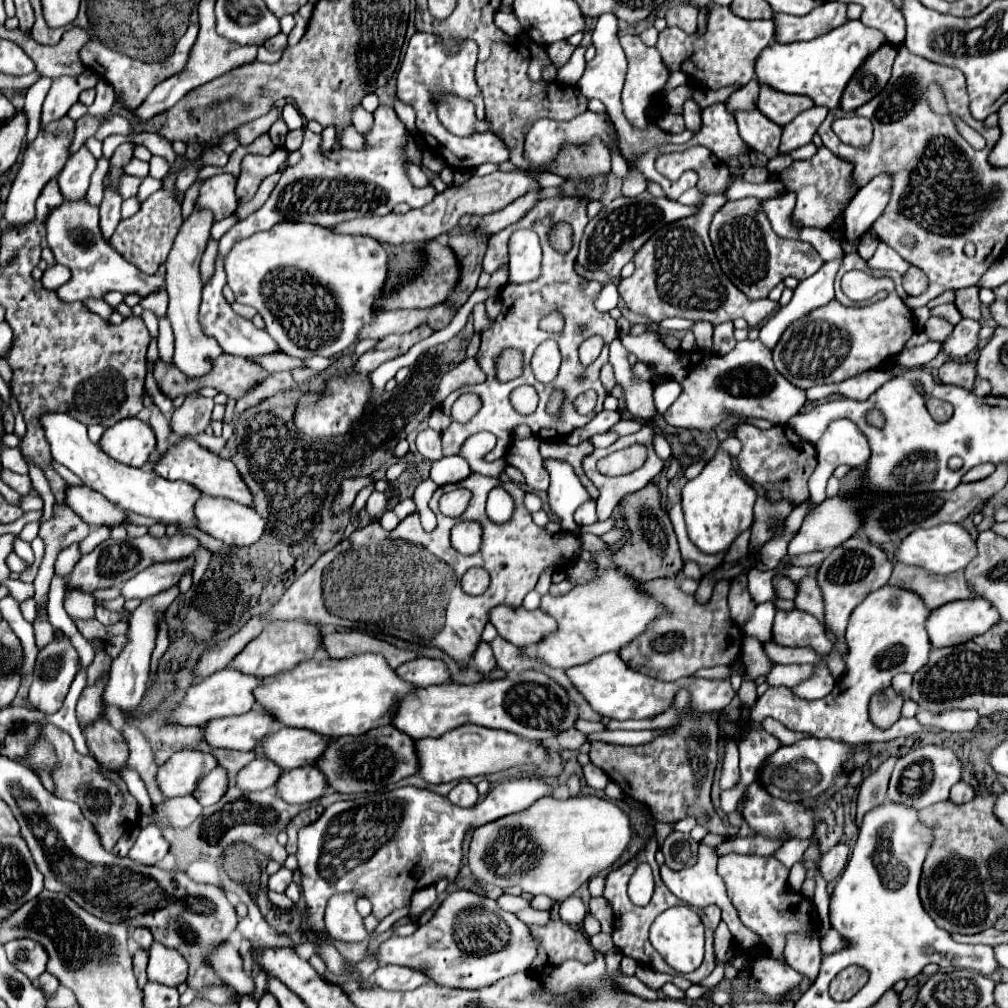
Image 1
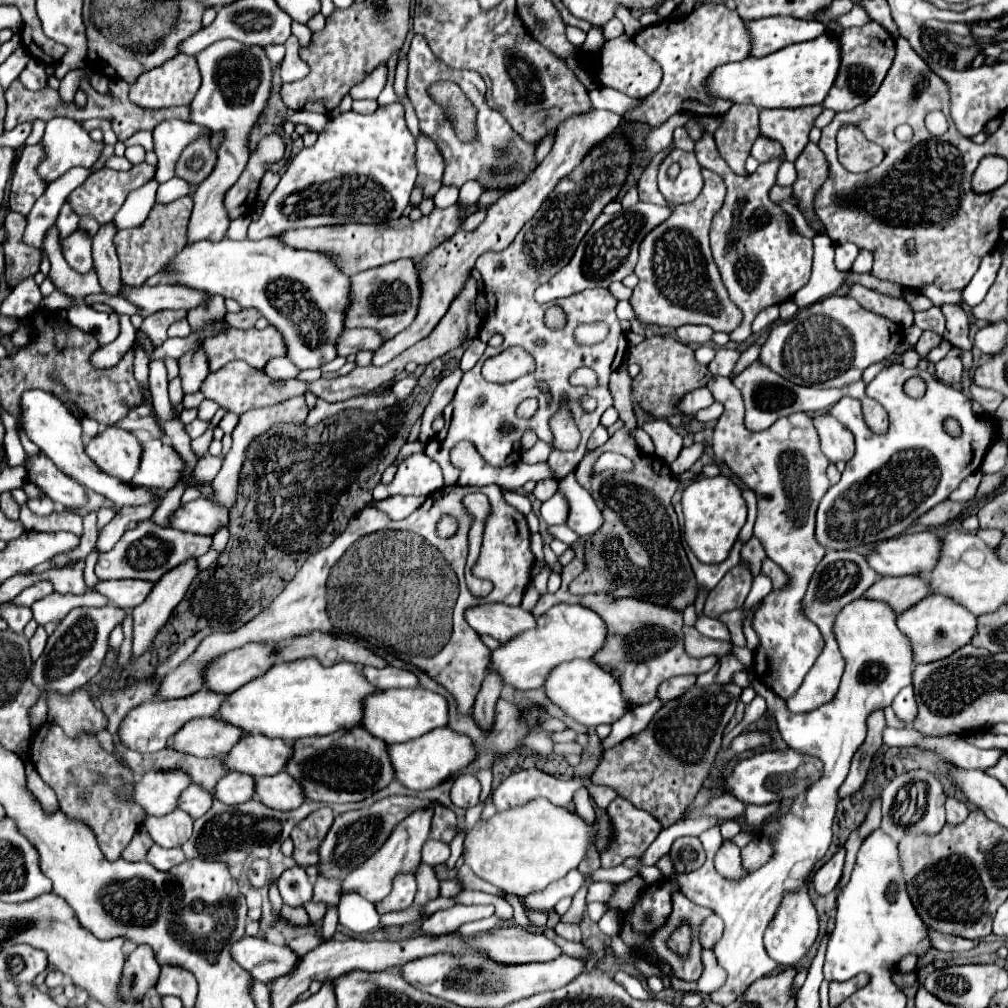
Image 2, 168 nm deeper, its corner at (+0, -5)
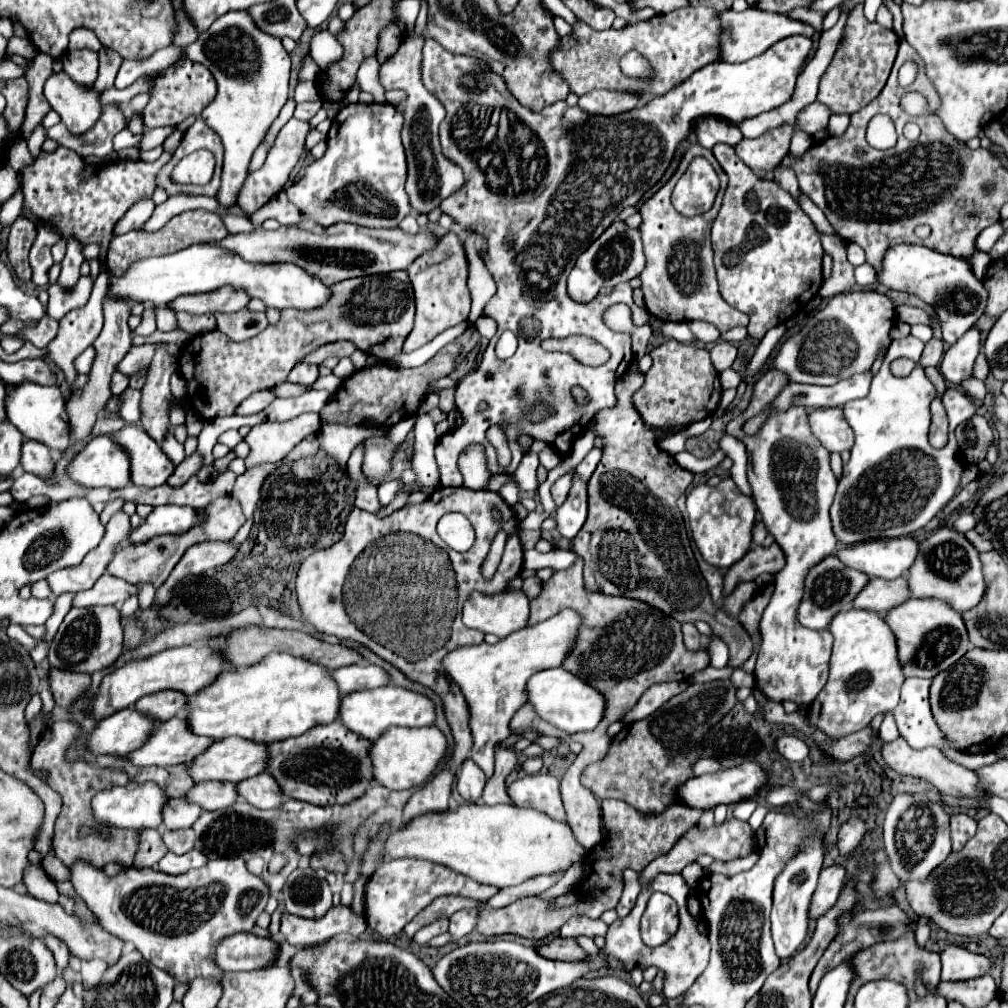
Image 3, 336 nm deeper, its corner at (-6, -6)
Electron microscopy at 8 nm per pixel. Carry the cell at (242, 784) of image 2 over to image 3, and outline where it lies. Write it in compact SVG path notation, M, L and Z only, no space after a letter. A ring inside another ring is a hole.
M203 781L197 783L191 793L185 795L189 801L197 801L205 811L225 809L237 801L237 783L229 781Z

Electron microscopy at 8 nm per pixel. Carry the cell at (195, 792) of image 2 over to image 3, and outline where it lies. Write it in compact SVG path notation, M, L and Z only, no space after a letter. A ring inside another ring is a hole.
M185 797L179 799L169 799L167 809L163 809L163 827L165 829L185 829L191 827L203 809L197 803L187 801Z

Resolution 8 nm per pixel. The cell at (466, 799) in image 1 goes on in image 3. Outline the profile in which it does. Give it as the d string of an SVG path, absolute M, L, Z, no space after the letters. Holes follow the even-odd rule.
M467 757L459 769L459 775L457 775L459 795L469 803L477 803L481 799L485 783L487 783L485 773Z

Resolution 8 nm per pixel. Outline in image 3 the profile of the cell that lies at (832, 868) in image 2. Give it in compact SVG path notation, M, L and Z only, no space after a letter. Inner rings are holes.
M831 865L831 867L821 869L819 885L811 901L811 919L821 917L837 901L845 879L847 879L845 865Z

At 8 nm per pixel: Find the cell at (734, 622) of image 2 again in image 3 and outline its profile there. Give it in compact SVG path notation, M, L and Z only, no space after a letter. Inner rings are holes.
M625 373L615 385L619 405L615 409L603 409L593 420L593 429L605 439L603 459L589 479L589 517L573 539L571 549L585 559L583 579L587 591L645 601L673 615L679 623L705 621L729 645L729 665L739 667L749 659L753 641L743 625L725 615L709 597L675 503L691 485L693 473L679 467L659 445L655 447L653 431L643 423L631 401L631 395L641 385L641 373ZM583 537L591 537L589 547L583 547Z

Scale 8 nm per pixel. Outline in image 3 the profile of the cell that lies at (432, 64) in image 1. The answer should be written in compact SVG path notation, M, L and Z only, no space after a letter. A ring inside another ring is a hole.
M431 37L425 39L423 63L421 63L421 83L425 85L427 91L431 91L441 101L441 105L447 111L445 119L441 121L441 131L439 131L441 147L443 147L443 153L447 153L447 157L451 157L455 163L459 163L465 173L463 187L455 191L455 195L443 199L441 211L449 213L465 229L473 229L475 233L481 233L487 237L489 249L487 249L485 265L497 283L497 293L483 309L485 315L497 321L497 335L489 341L483 353L481 365L477 369L481 373L469 373L457 385L455 405L463 417L463 423L457 429L439 437L439 443L435 447L435 459L441 469L441 483L445 487L463 485L461 473L457 469L457 455L459 455L459 449L467 447L467 443L485 445L489 467L495 473L501 473L501 471L513 473L523 455L519 447L521 435L529 435L533 439L545 441L547 445L555 447L565 459L572 452L573 439L579 437L591 425L595 415L601 409L609 409L617 405L613 387L615 387L615 381L629 369L629 363L633 359L631 337L629 333L611 331L603 321L603 313L615 303L625 303L631 307L633 325L647 323L647 313L643 307L637 307L633 303L633 297L631 297L633 289L629 287L629 283L617 285L609 294L599 293L589 303L571 301L565 291L565 281L567 281L569 271L575 265L575 259L591 245L591 241L595 241L611 225L611 221L617 219L623 207L635 205L643 197L643 193L663 177L677 145L689 135L691 125L697 117L715 115L715 117L723 117L725 121L739 123L741 119L749 119L759 113L781 107L783 103L787 103L793 97L795 81L811 49L813 49L813 41L809 37L787 37L779 41L779 45L773 45L771 49L767 49L767 53L753 57L745 63L707 65L695 71L683 85L677 85L671 93L651 99L643 107L637 107L627 113L619 113L615 117L587 117L583 111L579 111L579 107L567 107L565 101L557 101L555 105L549 105L547 109L543 109L543 113L531 113L529 109L523 109L519 105L519 125L513 125L517 103L507 93L505 83L499 77L497 77L499 85L487 85L487 81L483 81L483 67L487 67L485 61L463 57L463 55L451 55ZM527 145L531 145L531 149L527 149ZM505 329L519 333L519 347L517 347L515 357L501 361L497 359L493 347ZM563 335L585 335L585 337L595 339L611 353L609 361L599 367L589 367L589 365L579 363L577 359L573 359L567 353L547 353L539 347L541 339L563 337ZM575 385L583 387L589 393L591 397L589 405L583 407L575 403L575 399L571 397L571 387ZM537 397L545 403L551 403L555 407L555 413L541 423L529 423L529 419L525 417L525 411L529 409L529 403L533 403ZM483 403L485 403L485 409L479 411ZM495 423L505 423L507 435L511 437L513 461L507 467L501 467L497 463L495 447L485 437L485 431Z

